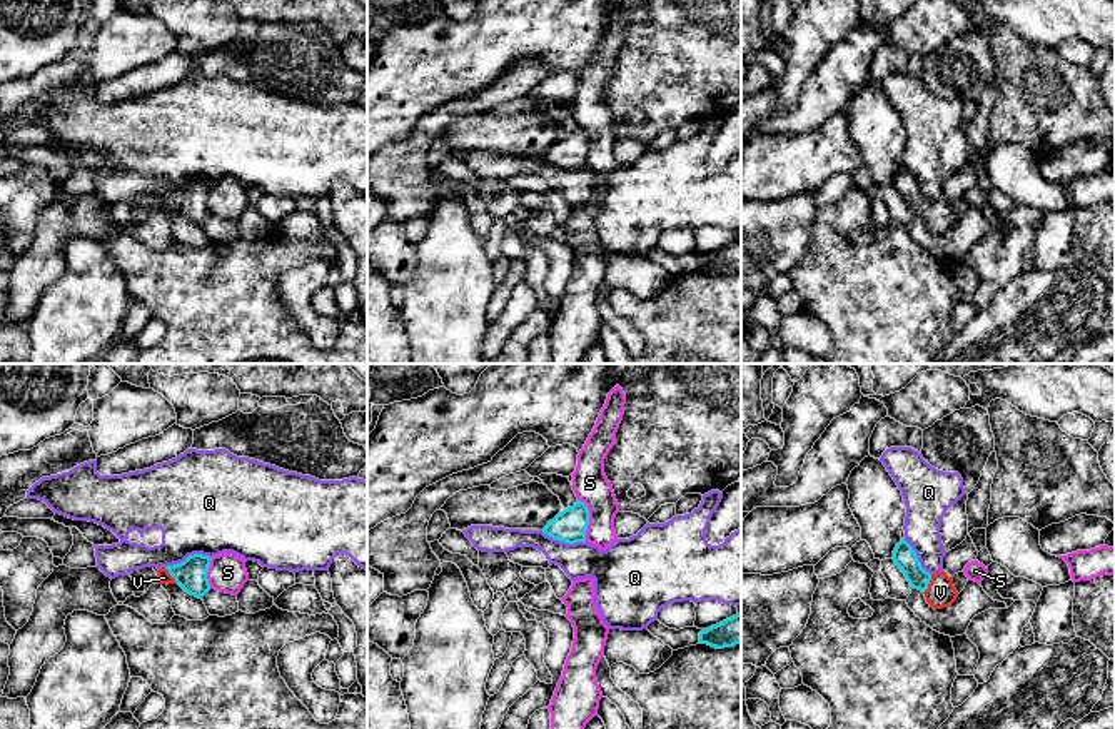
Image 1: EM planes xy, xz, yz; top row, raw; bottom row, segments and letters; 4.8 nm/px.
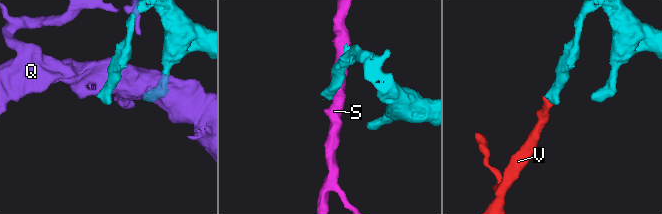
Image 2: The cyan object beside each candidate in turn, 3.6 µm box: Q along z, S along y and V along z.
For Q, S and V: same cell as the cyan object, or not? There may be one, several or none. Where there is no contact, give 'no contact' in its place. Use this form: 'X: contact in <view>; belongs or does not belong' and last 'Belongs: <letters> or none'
Q: contact in xy; does not belong
S: contact in xz; does not belong
V: contact in yz; belongs
Belongs: V

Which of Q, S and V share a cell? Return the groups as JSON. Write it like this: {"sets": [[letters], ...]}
{"sets": [["Q"], ["S"], ["V"]]}

